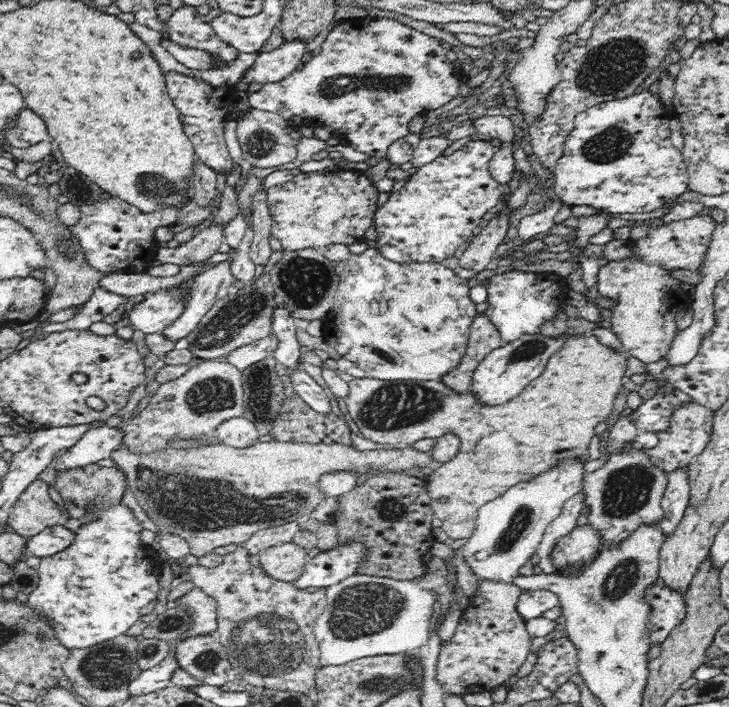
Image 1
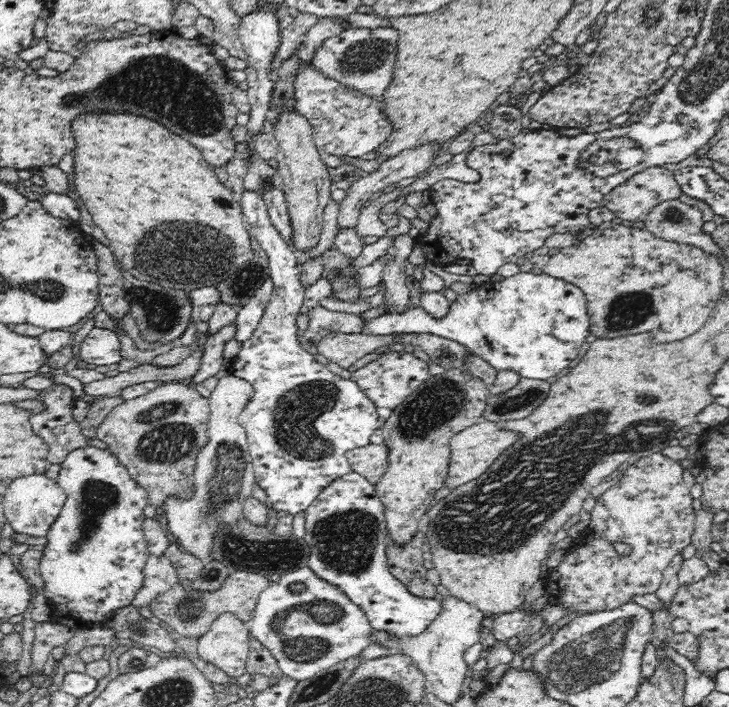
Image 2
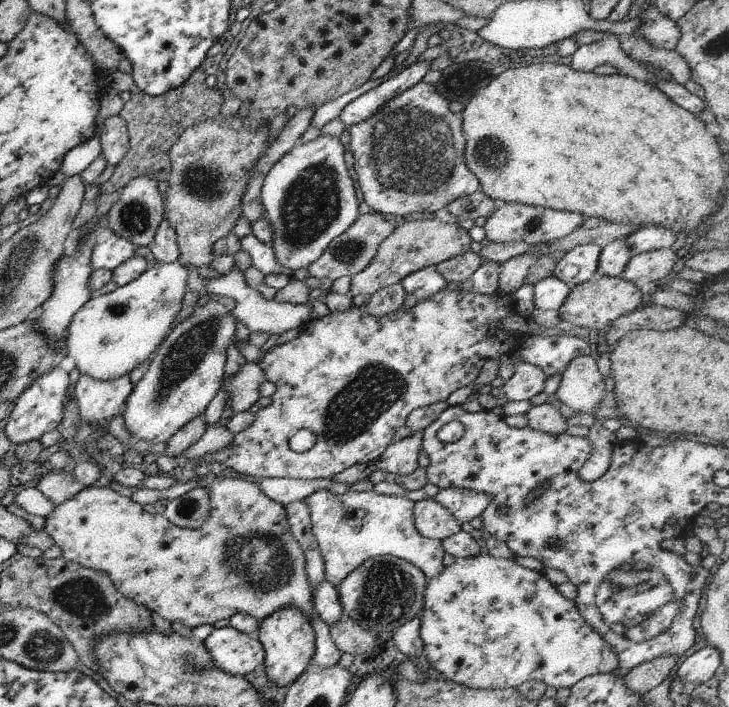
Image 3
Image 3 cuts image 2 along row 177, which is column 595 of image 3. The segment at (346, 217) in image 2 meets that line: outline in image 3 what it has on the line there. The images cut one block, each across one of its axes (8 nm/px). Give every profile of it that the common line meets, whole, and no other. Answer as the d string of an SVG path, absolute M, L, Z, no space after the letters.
M591 354L580 356L565 368L555 398L560 400L562 409L568 406L576 413L594 415L598 406L607 401L604 382L604 376Z

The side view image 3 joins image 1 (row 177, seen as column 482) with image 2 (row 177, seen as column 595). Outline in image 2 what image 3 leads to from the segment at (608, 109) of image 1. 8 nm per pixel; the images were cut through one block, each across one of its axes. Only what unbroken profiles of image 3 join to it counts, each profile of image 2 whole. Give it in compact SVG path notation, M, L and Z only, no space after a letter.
M648 167L633 174L626 182L615 186L606 196L603 196L602 204L609 208L615 216L622 220L632 222L645 221L648 213L661 202L678 199L682 189L676 182L672 170L664 167Z

